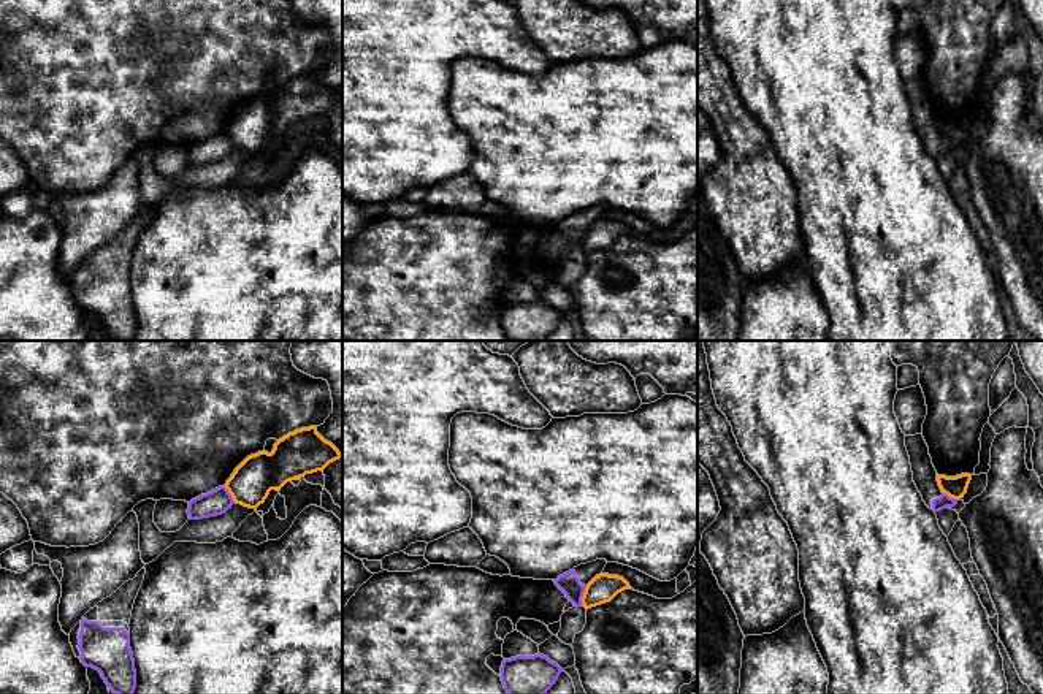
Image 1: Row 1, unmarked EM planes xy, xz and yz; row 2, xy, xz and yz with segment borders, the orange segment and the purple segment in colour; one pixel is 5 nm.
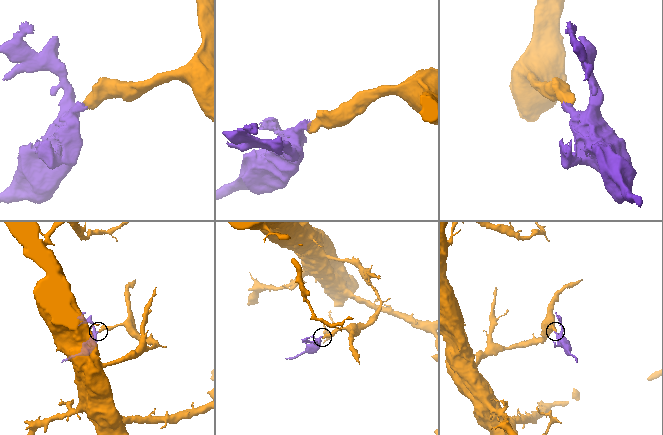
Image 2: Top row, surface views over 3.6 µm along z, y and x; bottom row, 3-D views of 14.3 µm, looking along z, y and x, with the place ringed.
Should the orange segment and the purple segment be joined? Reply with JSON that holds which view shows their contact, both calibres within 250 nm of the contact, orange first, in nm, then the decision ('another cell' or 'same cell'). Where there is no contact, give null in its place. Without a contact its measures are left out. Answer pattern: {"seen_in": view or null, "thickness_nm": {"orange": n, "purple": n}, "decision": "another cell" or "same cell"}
{"seen_in": "xz", "thickness_nm": {"orange": 150, "purple": 110}, "decision": "another cell"}

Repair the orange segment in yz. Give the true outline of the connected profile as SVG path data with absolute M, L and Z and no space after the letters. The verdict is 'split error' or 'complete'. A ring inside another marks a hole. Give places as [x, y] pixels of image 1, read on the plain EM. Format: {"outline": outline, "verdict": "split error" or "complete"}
{"outline": "M937 119L937 127L942 138L948 139L953 144L961 144L967 138L968 128L972 125L970 119L961 119L956 122L946 122Z", "verdict": "complete"}

